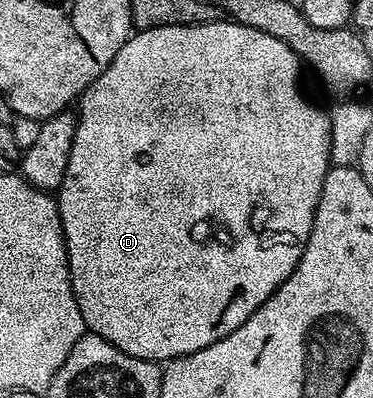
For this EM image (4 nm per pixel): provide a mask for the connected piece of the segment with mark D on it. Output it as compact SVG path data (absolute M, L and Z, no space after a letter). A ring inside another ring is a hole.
M221 19L205 25L154 27L133 32L128 42L118 51L118 55L114 55L110 67L106 67L106 71L102 71L102 75L98 75L98 79L94 79L92 86L80 94L78 98L80 109L78 108L78 120L74 131L74 147L70 147L70 163L66 163L66 179L62 179L58 190L58 204L74 299L78 299L78 311L82 311L82 319L87 332L106 339L106 343L118 347L126 355L134 355L138 359L157 363L167 363L176 357L185 357L194 351L202 351L202 347L210 347L210 343L218 343L218 339L222 339L226 335L230 335L230 331L242 327L242 323L246 323L246 319L250 319L250 315L254 315L254 311L258 311L258 307L262 307L262 303L266 303L266 299L270 299L270 295L274 295L274 291L278 291L278 287L282 287L282 283L286 283L286 279L290 279L290 275L298 267L298 259L302 259L302 251L306 251L306 243L310 239L310 231L314 227L314 215L322 195L322 183L326 179L332 159L332 118L325 110L323 113L318 106L311 105L304 98L304 93L300 90L300 69L302 70L300 58L290 47L286 47L286 43L282 43L282 39L274 39L274 35L266 35L266 31L258 31L254 27L240 25L231 19ZM227 221L232 224L232 237L212 237L215 233L223 231ZM184 233L205 233L208 237L184 237Z

